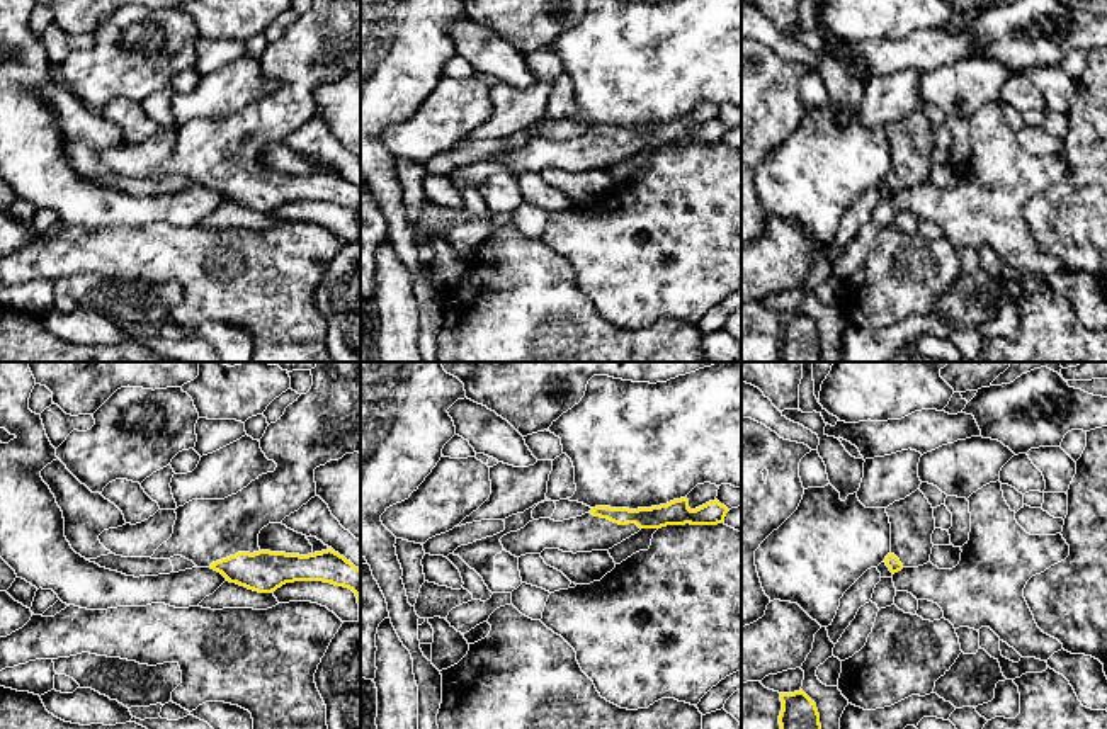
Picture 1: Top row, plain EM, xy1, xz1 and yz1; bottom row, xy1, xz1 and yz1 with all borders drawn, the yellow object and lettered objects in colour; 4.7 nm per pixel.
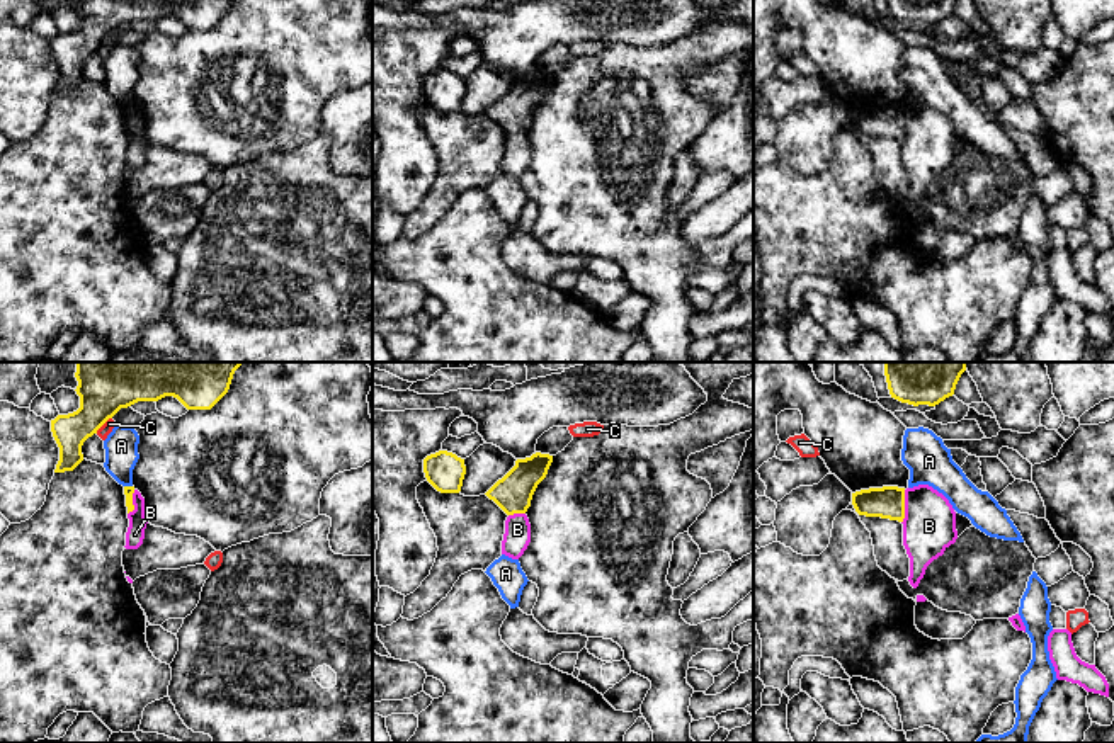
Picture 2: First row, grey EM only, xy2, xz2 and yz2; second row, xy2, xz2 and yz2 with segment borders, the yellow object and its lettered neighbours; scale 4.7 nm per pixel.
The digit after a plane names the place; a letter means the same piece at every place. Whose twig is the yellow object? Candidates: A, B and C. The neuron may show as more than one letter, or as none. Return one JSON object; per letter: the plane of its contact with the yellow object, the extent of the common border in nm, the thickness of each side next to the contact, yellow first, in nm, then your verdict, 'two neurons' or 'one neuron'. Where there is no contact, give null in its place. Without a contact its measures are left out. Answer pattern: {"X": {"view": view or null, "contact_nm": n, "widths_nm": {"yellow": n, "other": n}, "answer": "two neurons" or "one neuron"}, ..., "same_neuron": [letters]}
{"A": {"view": "xy2", "contact_nm": 40, "widths_nm": {"yellow": 50, "other": 160}, "answer": "two neurons"}, "B": {"view": "yz2", "contact_nm": 160, "widths_nm": {"yellow": 160, "other": 260}, "answer": "two neurons"}, "C": {"view": "xy2", "contact_nm": 110, "widths_nm": {"yellow": 190, "other": 60}, "answer": "two neurons"}, "same_neuron": []}

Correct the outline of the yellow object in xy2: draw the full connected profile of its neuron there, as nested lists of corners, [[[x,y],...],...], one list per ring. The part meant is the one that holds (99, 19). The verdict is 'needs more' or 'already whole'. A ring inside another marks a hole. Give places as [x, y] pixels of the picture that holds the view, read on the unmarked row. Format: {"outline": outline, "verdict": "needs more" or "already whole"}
{"outline": [[[78,0],[80,27],[51,39],[60,66],[54,92],[73,90],[82,80],[83,61],[121,27],[138,20],[177,17],[187,29],[211,29],[230,9],[231,0]]], "verdict": "already whole"}

